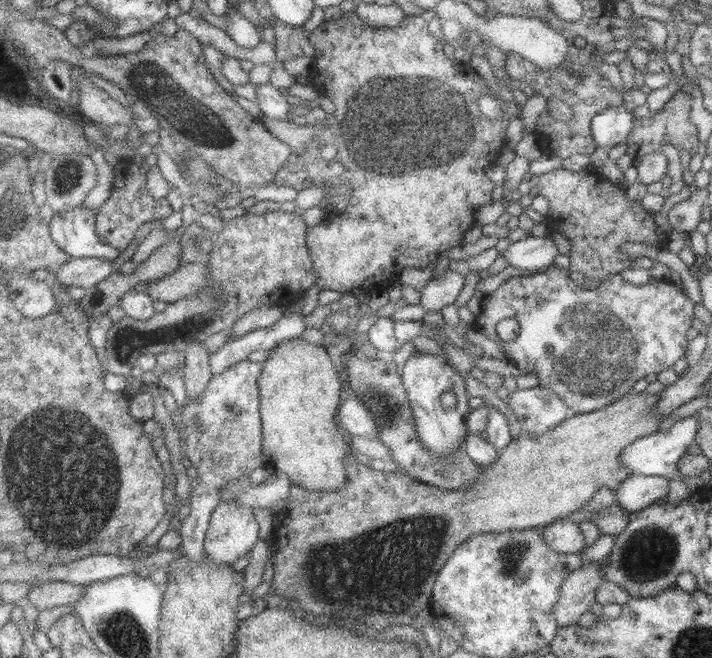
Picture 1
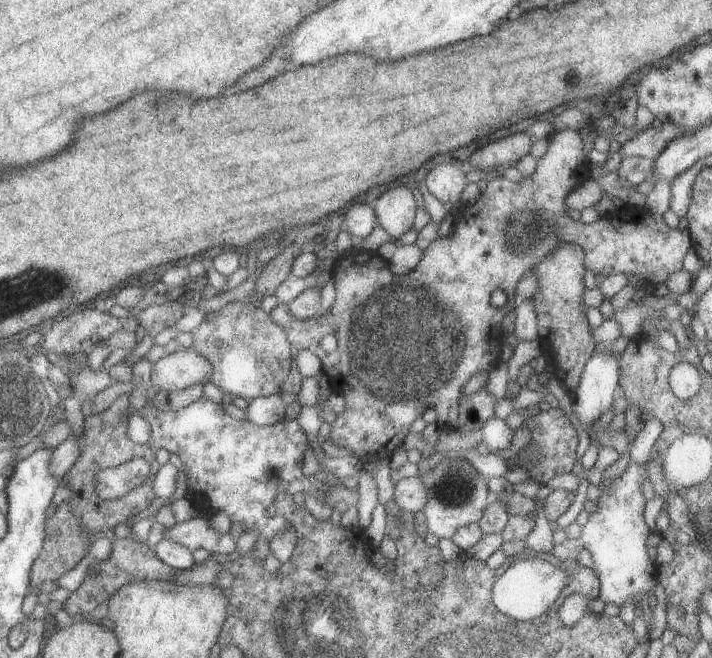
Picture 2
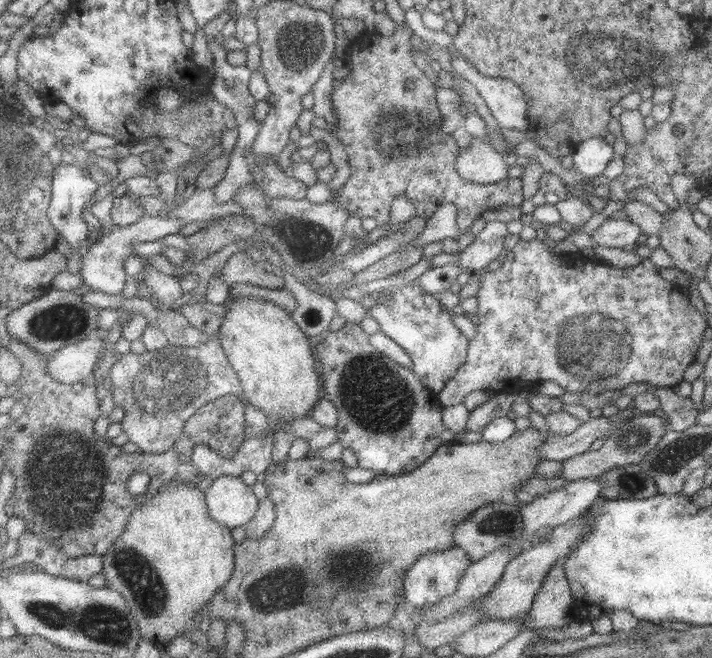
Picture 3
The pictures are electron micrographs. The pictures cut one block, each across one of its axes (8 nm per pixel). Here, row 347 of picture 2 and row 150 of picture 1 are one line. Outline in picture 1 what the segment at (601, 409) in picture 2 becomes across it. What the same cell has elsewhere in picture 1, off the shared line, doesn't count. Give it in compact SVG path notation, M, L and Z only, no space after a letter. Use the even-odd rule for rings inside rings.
M623 105L603 109L591 120L595 146L609 151L617 144L623 144L630 135L635 118Z

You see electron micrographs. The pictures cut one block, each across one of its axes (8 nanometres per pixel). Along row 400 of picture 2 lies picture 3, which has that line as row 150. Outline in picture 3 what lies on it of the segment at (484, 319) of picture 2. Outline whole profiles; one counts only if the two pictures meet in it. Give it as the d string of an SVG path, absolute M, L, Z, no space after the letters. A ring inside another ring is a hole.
M406 23L397 24L394 33L389 37L383 36L375 31L374 28L371 28L366 35L364 35L360 52L352 52L352 54L350 54L350 64L352 64L353 76L347 78L336 87L333 92L333 99L335 100L337 111L341 116L340 124L336 125L336 128L338 129L336 135L340 140L344 141L344 144L346 144L346 150L348 150L348 154L350 154L350 164L352 164L353 176L348 184L340 190L338 196L334 196L332 199L335 199L350 213L359 218L375 218L379 223L379 226L388 225L388 222L390 222L392 202L394 202L398 196L408 198L408 200L414 204L414 216L420 216L420 218L426 220L430 219L435 214L439 205L445 203L454 204L454 206L456 206L457 214L456 224L458 224L458 230L460 230L460 235L462 235L471 229L472 224L480 219L486 210L500 210L506 205L514 207L520 206L524 202L523 184L520 178L504 178L504 180L498 180L498 182L494 182L494 184L476 184L474 182L466 181L458 175L455 168L455 160L457 159L457 155L460 154L460 149L457 147L456 141L452 138L452 133L444 133L444 122L448 122L448 118L442 120L442 118L438 116L437 102L434 100L434 98L436 98L436 82L432 82L432 78L428 78L428 74L425 74L424 70L420 70L420 62L416 62L416 48L412 46L412 34L416 34L416 30L412 30L412 26L409 26Z

